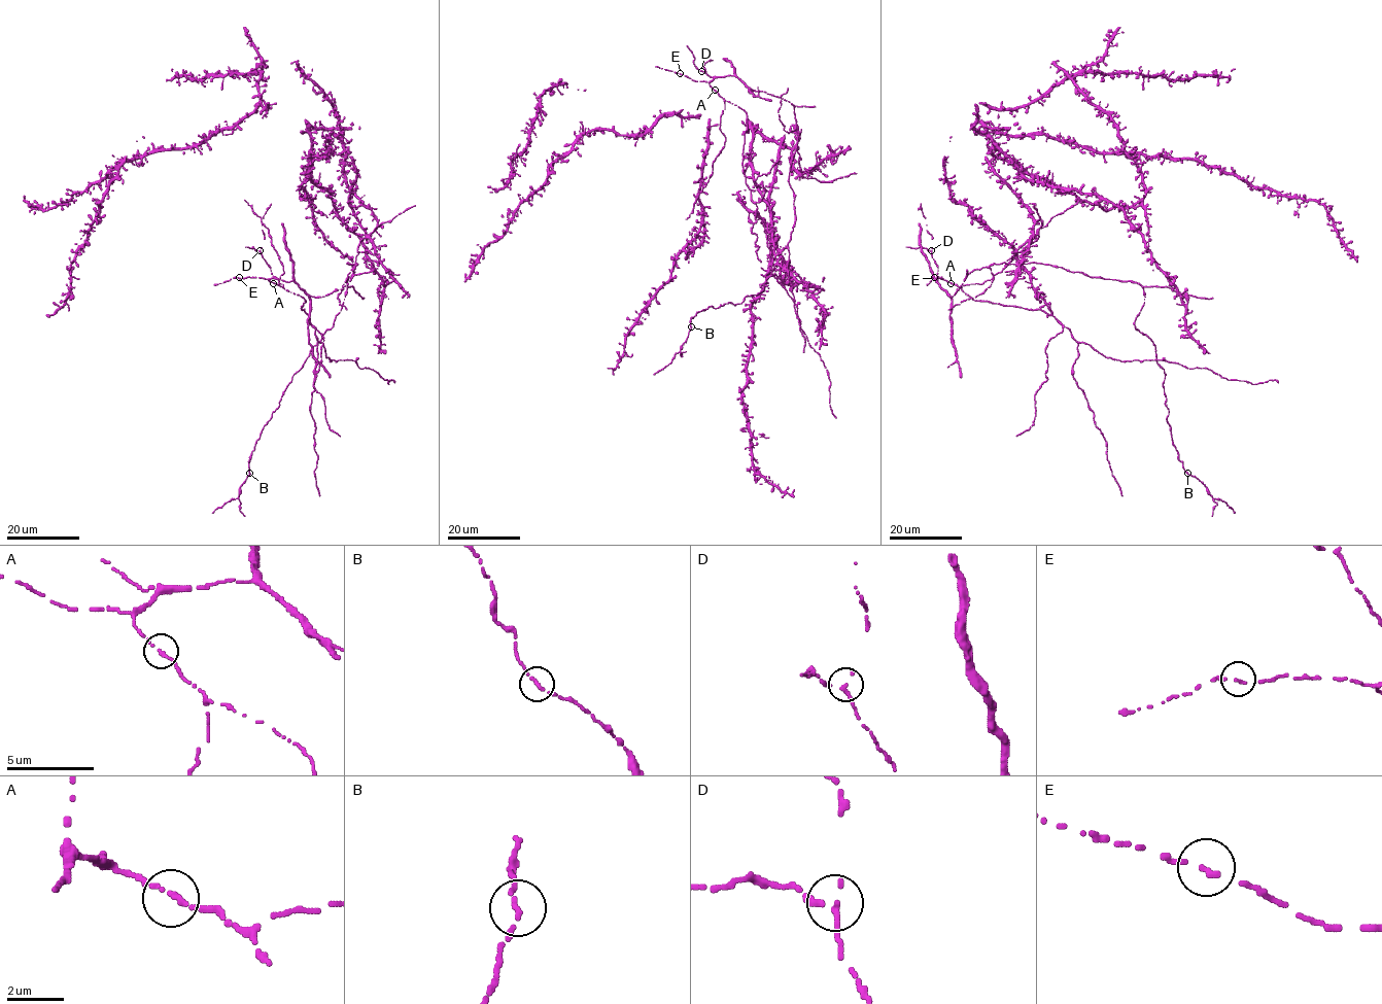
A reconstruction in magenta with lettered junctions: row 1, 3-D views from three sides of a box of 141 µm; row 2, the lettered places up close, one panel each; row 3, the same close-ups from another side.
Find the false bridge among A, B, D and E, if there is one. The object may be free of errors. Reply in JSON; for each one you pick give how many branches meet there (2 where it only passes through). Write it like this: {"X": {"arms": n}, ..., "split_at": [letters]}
{"split_at": []}

